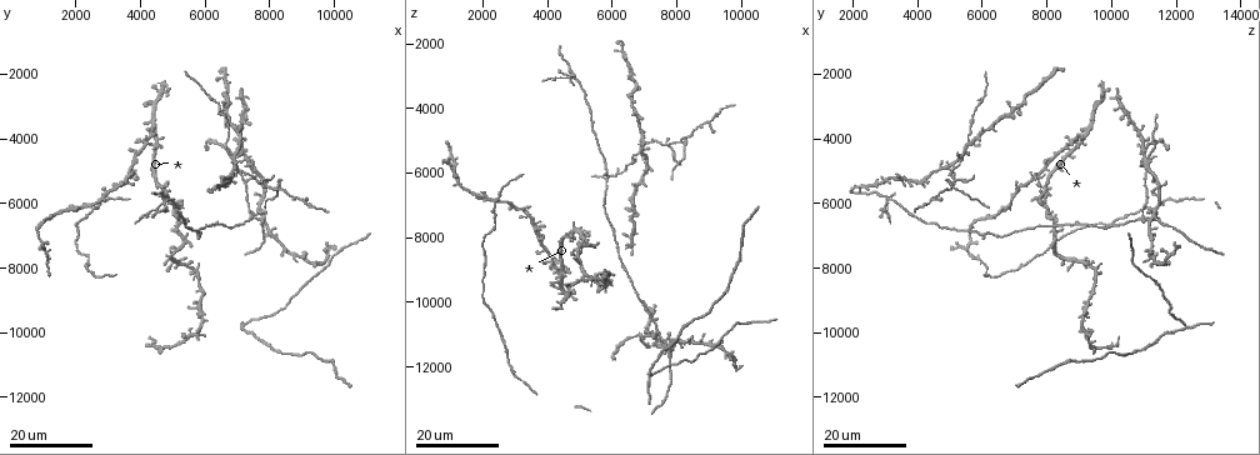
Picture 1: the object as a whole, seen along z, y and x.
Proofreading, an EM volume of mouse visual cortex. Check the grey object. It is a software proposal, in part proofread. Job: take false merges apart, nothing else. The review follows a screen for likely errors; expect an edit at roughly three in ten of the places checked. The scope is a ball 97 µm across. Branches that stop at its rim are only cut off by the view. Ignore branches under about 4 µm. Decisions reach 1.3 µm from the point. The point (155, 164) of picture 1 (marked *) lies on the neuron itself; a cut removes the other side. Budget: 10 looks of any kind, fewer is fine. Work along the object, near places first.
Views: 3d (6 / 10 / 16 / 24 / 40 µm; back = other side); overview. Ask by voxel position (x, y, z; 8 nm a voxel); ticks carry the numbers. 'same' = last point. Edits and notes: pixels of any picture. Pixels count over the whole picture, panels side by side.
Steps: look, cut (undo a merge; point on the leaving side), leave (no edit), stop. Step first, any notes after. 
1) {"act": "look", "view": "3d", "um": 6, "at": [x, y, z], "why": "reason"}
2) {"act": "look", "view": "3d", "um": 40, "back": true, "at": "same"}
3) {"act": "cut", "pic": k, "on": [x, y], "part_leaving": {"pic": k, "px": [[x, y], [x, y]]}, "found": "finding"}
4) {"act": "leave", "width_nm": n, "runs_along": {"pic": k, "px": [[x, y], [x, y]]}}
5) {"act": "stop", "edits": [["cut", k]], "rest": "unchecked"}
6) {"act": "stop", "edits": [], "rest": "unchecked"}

{"act": "look", "view": "3d", "um": 16, "at": [2600, 8100, 6700]}

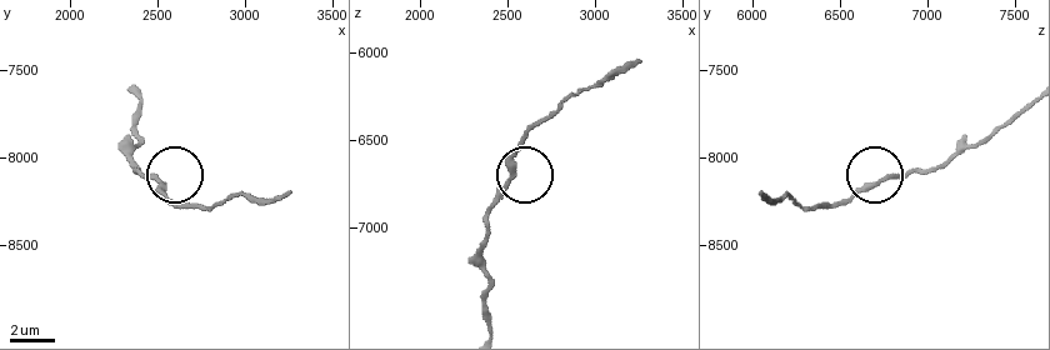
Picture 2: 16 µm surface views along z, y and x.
{"act": "look", "view": "3d", "um": 10, "at": [2520, 8180, 6640]}

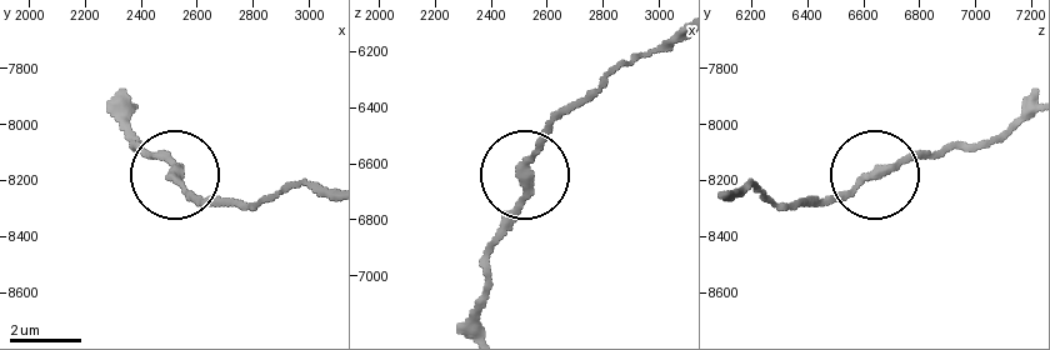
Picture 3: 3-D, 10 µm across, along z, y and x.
{"act": "leave", "found": "one neuron here"}

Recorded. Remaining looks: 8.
{"act": "look", "view": "3d", "um": 16, "at": [6100, 6700, 8000]}

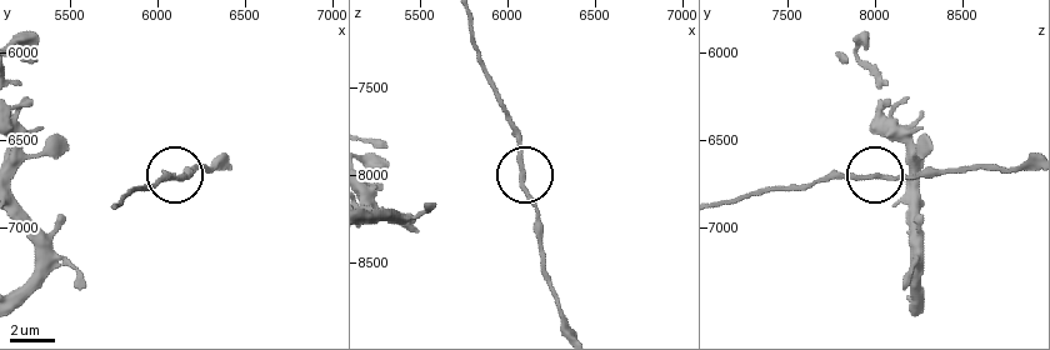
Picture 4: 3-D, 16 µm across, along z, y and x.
{"act": "look", "view": "3d", "um": 10, "at": [6100, 6700, 8080]}

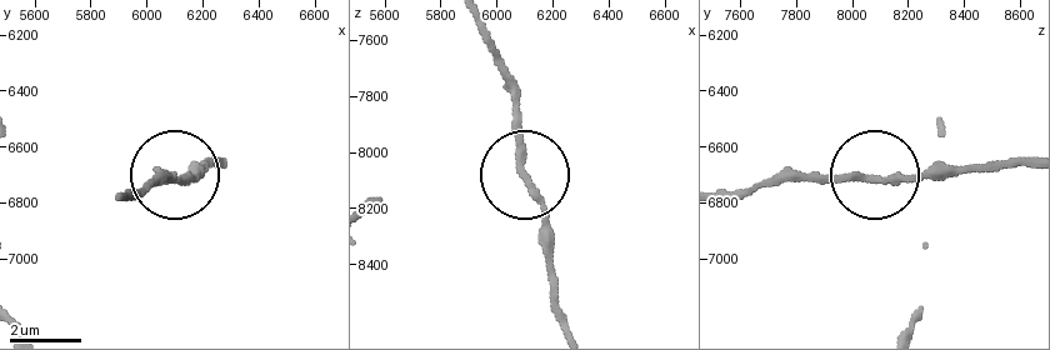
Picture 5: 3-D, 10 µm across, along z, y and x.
{"act": "leave", "side_arm_um": 134, "found": "all the same neuron"}

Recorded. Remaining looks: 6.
{"act": "look", "view": "3d", "um": 24, "at": [9300, 7900, 11200]}

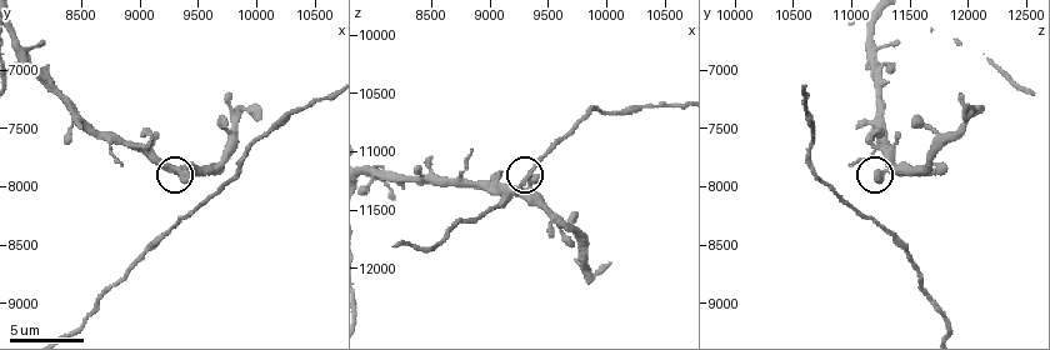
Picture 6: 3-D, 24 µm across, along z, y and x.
{"act": "look", "view": "3d", "um": 6, "at": [9340, 7900, 11280], "why": "closer look"}

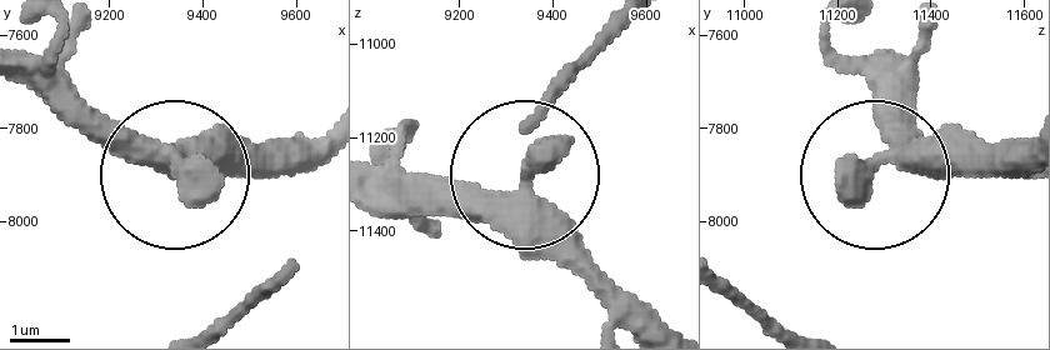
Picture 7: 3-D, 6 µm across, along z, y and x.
{"act": "leave", "side_arm_um": 11, "runs_along": {"pic": 7, "px": [[376, 165], [530, 195], [625, 295]]}, "found": "continuous, no second neuron"}

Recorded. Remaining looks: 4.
{"act": "look", "view": "3d", "um": 24, "at": [7200, 9800, 12300], "why": "a fork"}

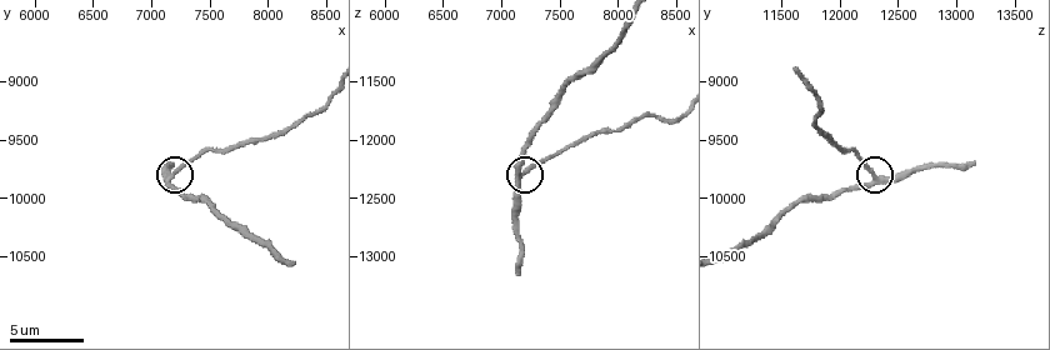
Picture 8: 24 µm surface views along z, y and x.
{"act": "look", "view": "3d", "um": 6, "at": [7120, 9880, 12320], "why": "closer look"}

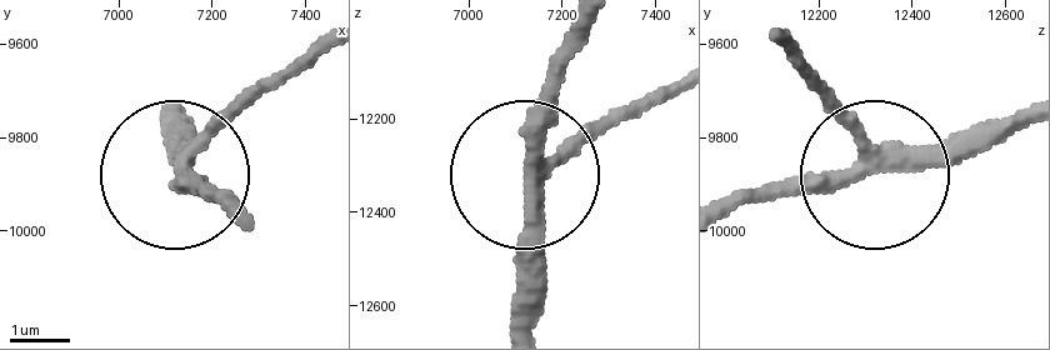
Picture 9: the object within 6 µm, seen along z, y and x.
{"act": "look", "view": "3d", "um": 6, "back": true, "at": [7140, 9845, 12315]}

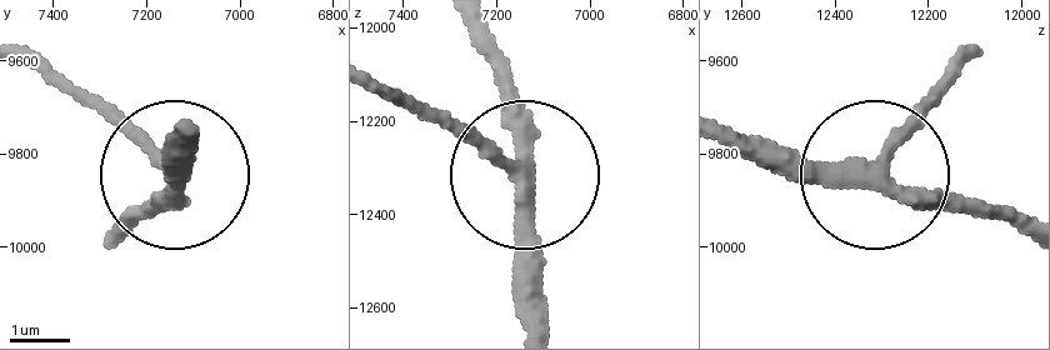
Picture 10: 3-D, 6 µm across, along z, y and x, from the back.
{"act": "leave", "arms": 3, "found": "continuous, no second neuron"}

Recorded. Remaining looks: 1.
{"act": "stop", "edits": [], "rest": "unchecked"}

